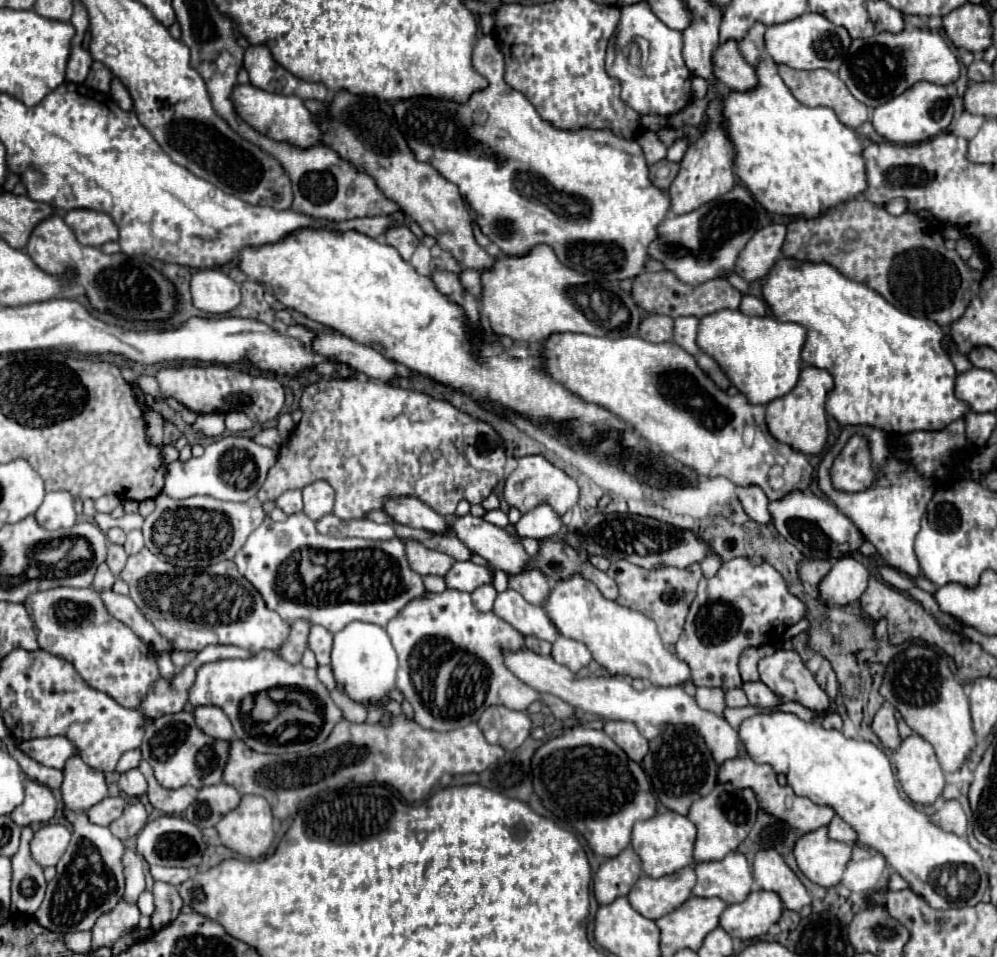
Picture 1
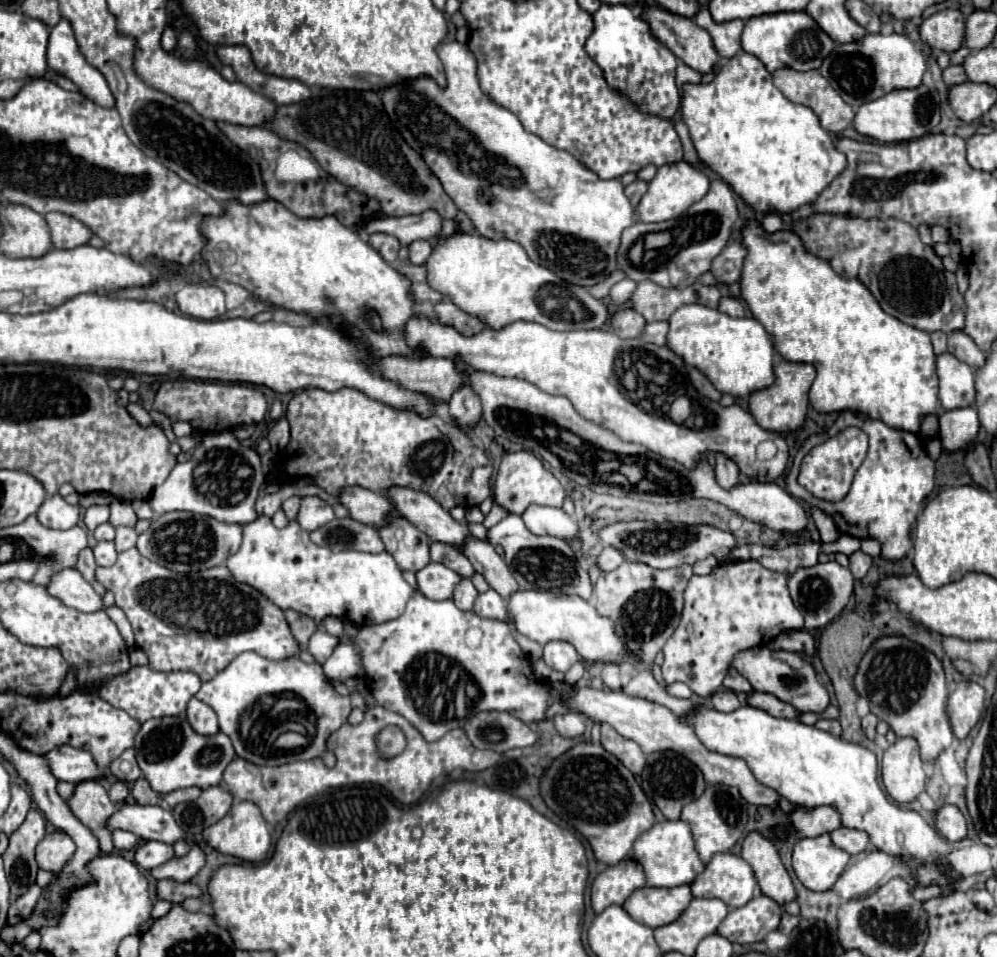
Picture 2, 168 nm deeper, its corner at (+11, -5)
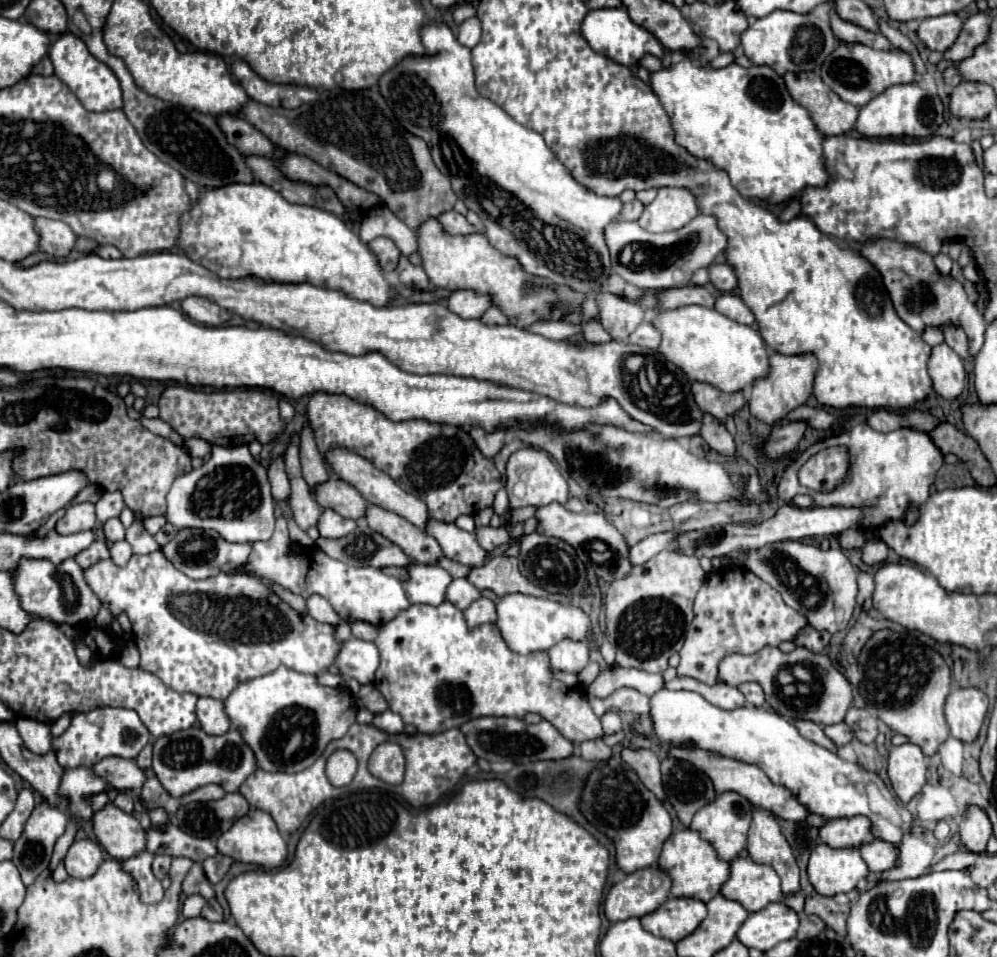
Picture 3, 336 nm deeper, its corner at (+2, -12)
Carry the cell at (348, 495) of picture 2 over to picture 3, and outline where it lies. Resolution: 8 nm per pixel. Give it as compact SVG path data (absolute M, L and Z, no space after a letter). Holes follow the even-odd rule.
M328 479L326 483L318 485L314 499L322 507L330 507L342 517L354 521L362 519L368 507L368 501L364 501L364 497L360 497L360 493L356 493L356 489L352 489L352 485L342 479Z

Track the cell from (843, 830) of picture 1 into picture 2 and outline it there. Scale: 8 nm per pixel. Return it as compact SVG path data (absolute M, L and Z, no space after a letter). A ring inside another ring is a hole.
M839 828L839 830L831 832L831 840L835 842L835 846L839 846L841 850L845 850L849 854L859 854L859 852L865 852L867 848L871 848L869 834L861 832L861 830L853 830L853 828Z

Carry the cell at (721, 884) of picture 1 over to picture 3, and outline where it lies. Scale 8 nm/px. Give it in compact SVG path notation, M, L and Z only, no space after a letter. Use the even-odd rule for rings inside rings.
M738 857L730 863L730 877L720 887L720 895L730 901L740 901L750 913L782 899L776 871L770 865L752 861L750 857Z

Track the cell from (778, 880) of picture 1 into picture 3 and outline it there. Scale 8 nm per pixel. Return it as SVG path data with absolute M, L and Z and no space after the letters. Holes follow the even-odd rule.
M756 809L752 815L752 825L748 833L748 853L756 863L772 865L782 881L784 897L798 893L798 865L792 855L792 849L780 827L776 817L764 809Z

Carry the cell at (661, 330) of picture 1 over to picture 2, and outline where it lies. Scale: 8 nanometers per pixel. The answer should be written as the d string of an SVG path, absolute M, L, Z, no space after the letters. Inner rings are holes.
M621 308L611 316L611 326L619 338L637 338L645 326L645 318L633 308Z

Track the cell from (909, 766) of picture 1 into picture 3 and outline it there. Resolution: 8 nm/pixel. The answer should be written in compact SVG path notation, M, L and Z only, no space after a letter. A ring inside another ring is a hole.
M914 743L892 747L888 757L888 777L902 803L910 803L926 785L928 763L922 749Z

